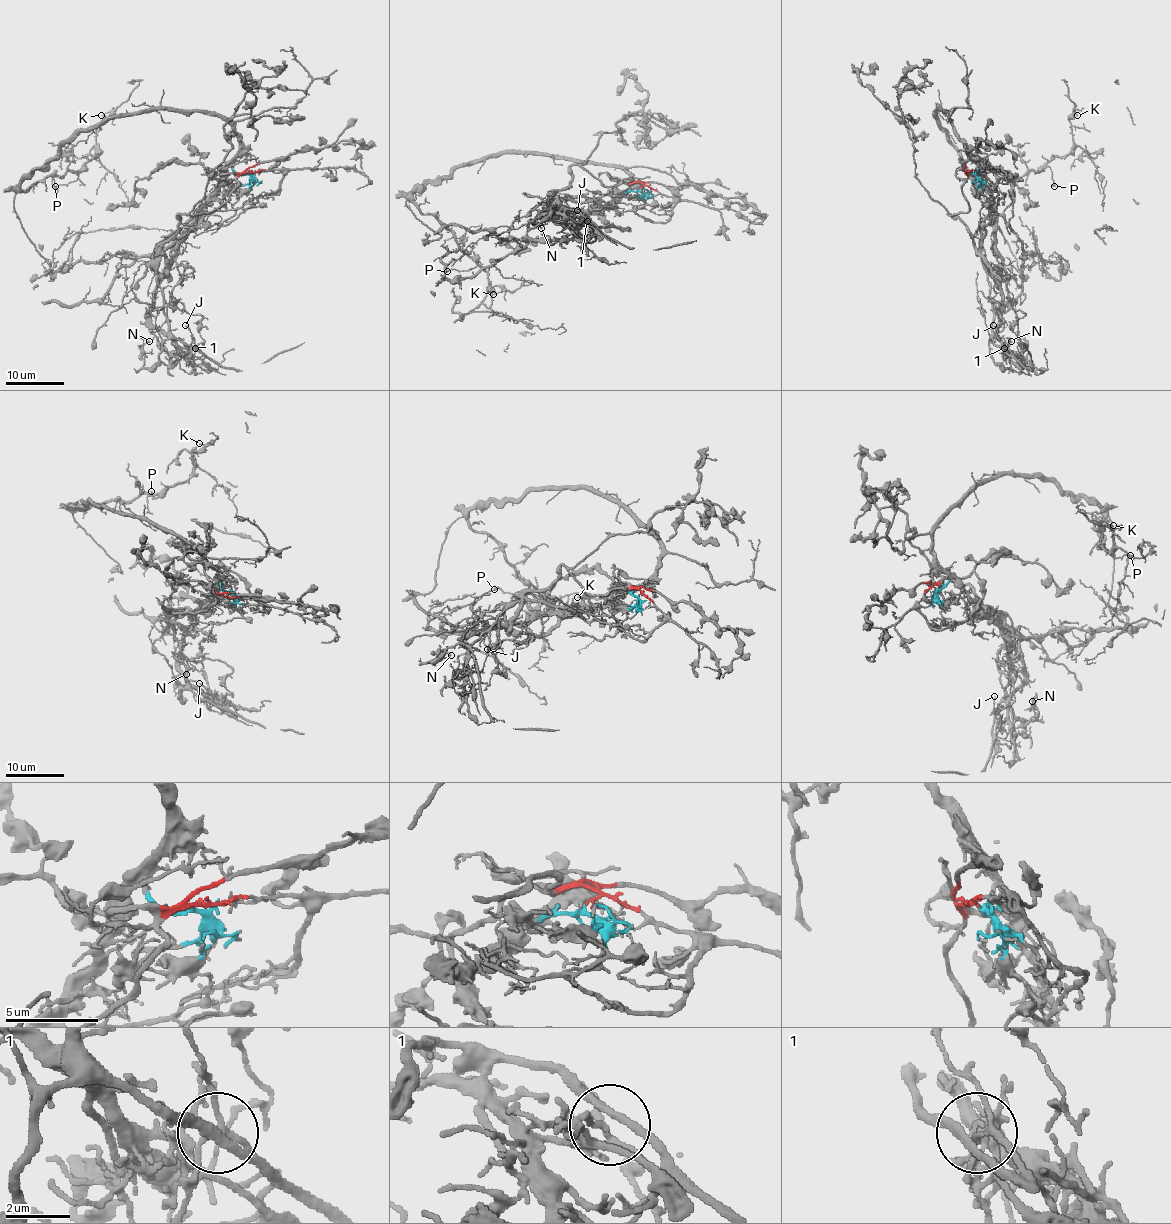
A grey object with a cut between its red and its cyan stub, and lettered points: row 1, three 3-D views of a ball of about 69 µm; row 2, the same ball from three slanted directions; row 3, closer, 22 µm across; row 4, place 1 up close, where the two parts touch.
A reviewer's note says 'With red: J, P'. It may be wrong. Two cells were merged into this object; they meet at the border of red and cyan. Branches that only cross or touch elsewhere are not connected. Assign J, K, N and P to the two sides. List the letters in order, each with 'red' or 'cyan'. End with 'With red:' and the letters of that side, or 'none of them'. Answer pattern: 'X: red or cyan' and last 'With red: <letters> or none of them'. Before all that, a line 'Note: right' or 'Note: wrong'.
Note: wrong
J: red
K: cyan
N: red
P: cyan
With red: J, N

